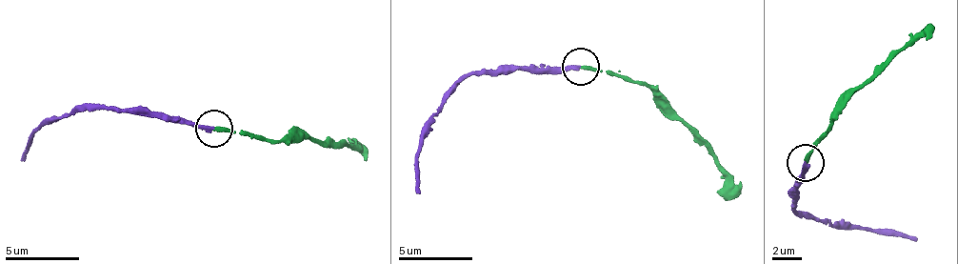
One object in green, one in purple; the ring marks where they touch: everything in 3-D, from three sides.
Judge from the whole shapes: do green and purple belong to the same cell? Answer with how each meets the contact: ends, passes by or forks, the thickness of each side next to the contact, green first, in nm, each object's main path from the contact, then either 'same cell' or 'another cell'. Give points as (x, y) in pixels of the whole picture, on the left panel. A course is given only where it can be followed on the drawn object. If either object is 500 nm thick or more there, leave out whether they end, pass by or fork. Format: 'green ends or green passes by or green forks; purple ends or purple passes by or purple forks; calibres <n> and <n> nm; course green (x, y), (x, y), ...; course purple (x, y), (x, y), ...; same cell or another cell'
green ends; purple ends; calibres 260 and 220 nm; course green (213, 130), (290, 142), (313, 140), (329, 147), (360, 148); course purple (213, 130), (109, 109), (87, 111), (43, 123), (19, 162); same cell

